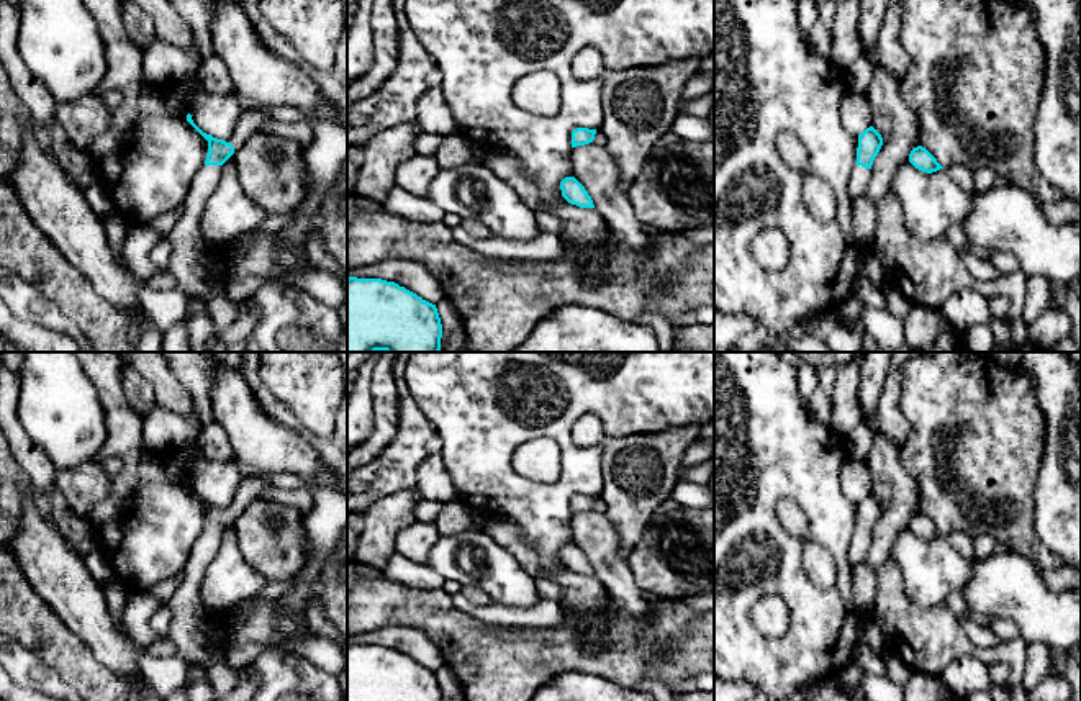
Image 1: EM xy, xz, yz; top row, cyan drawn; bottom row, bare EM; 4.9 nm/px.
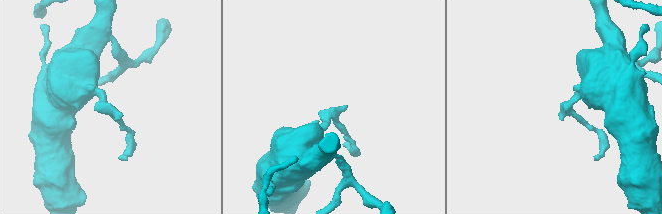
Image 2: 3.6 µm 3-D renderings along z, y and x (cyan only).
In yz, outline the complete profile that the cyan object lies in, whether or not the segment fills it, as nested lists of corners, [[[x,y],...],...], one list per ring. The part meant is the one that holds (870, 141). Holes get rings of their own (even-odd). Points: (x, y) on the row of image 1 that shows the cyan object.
[[[873,126],[858,134],[857,162],[848,180],[848,193],[852,201],[866,193],[871,165],[881,146],[883,138]]]

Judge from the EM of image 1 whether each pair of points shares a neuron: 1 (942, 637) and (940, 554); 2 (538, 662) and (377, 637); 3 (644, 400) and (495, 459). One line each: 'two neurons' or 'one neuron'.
1: two neurons
2: two neurons
3: one neuron

